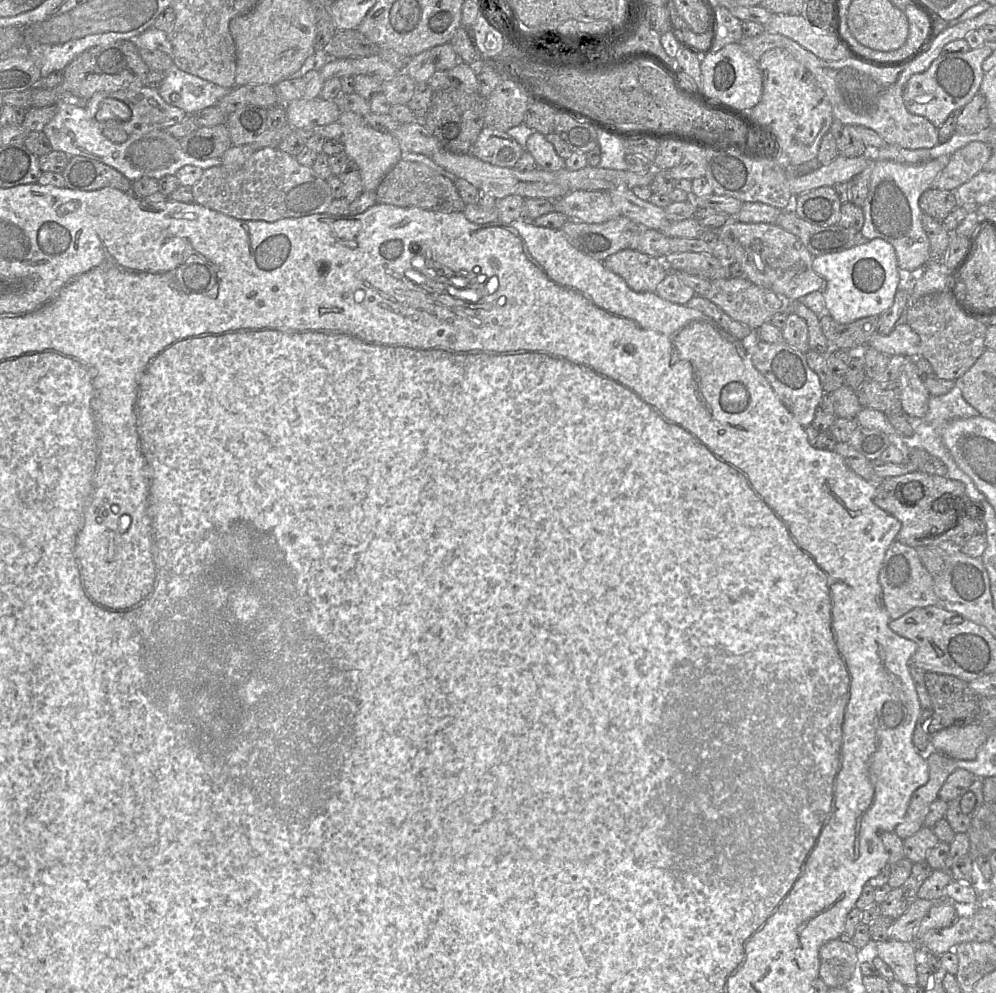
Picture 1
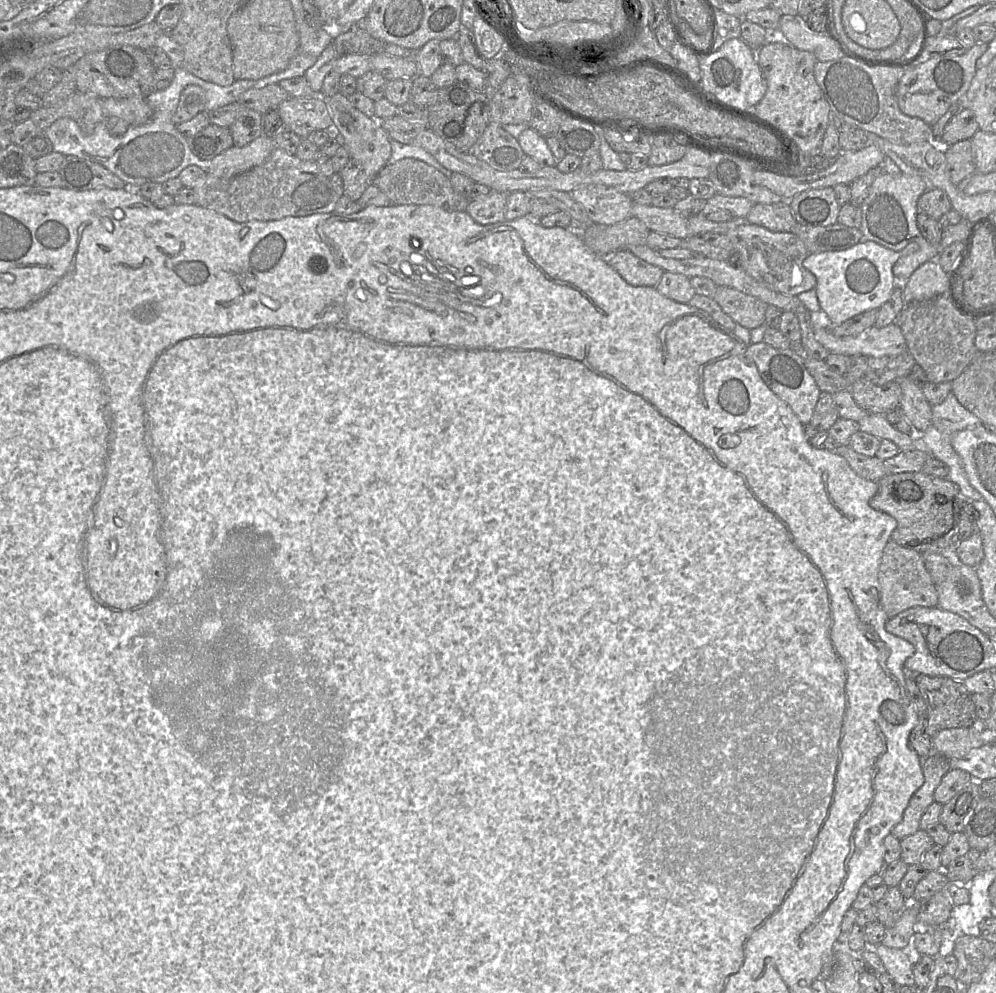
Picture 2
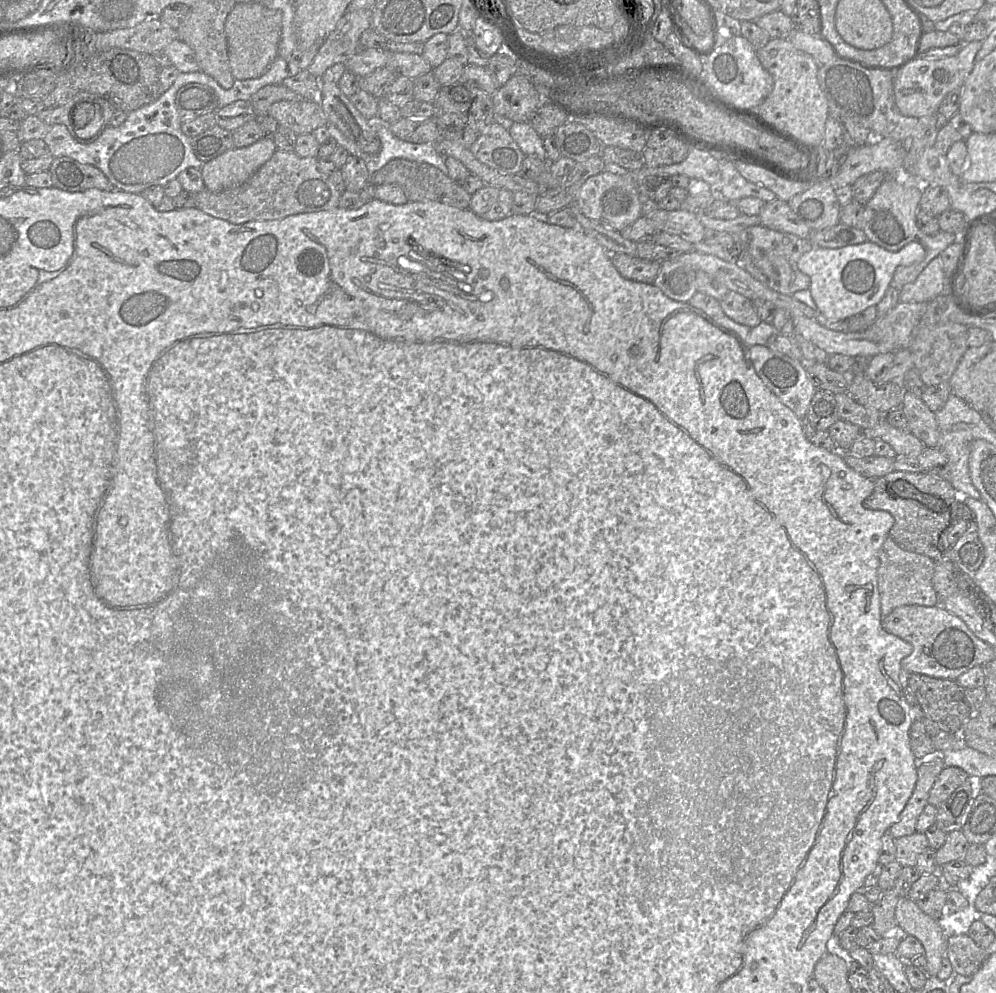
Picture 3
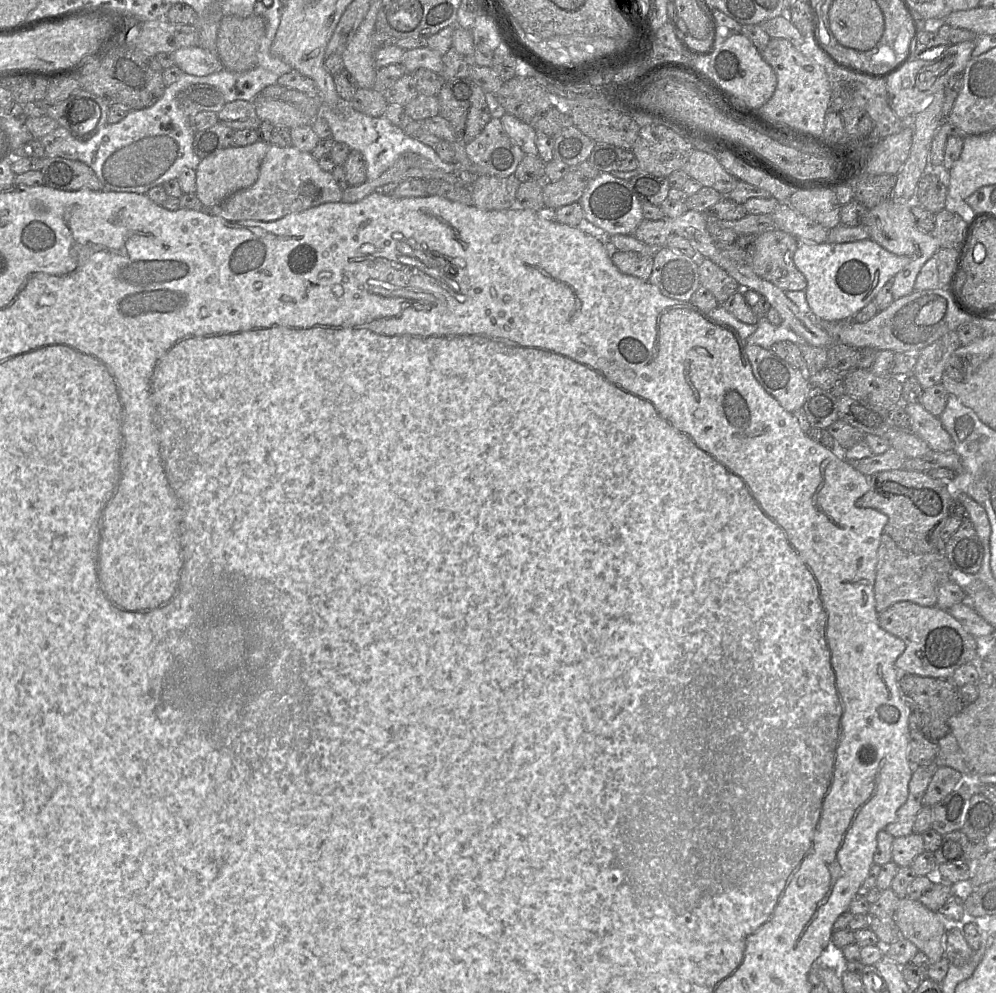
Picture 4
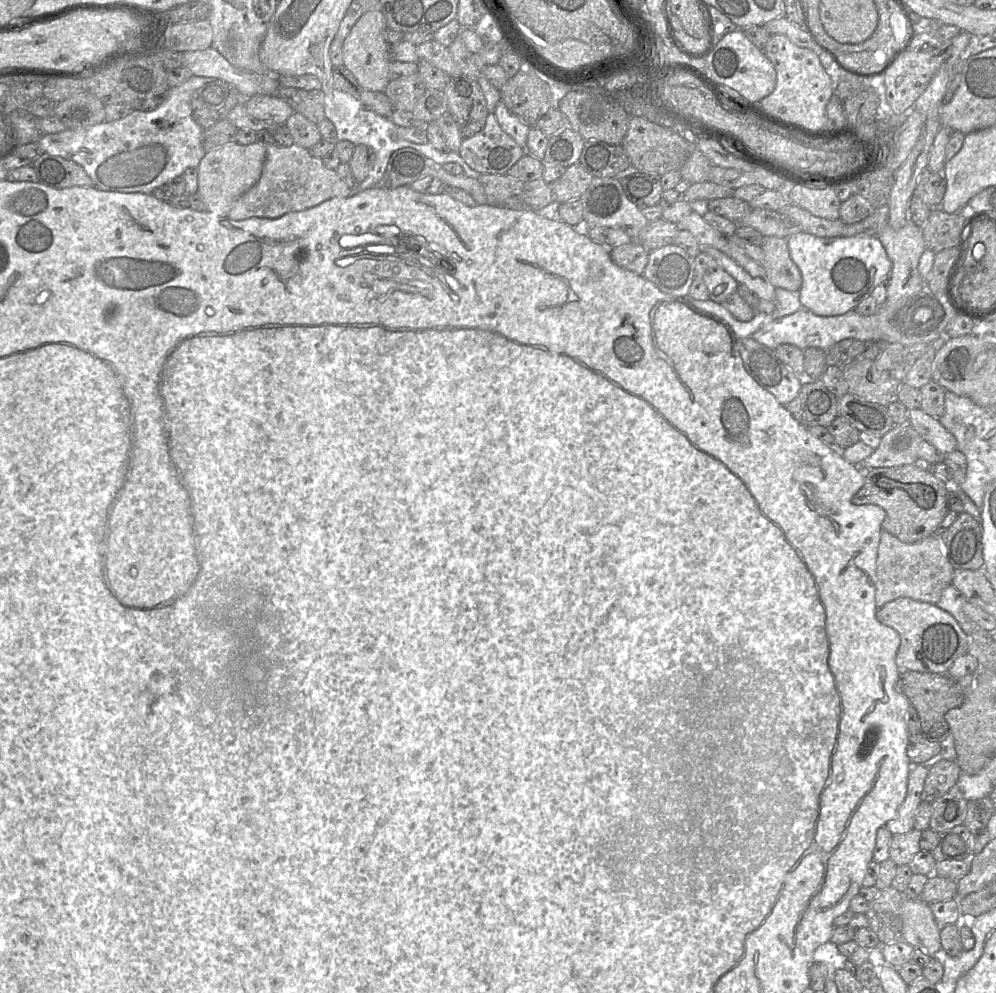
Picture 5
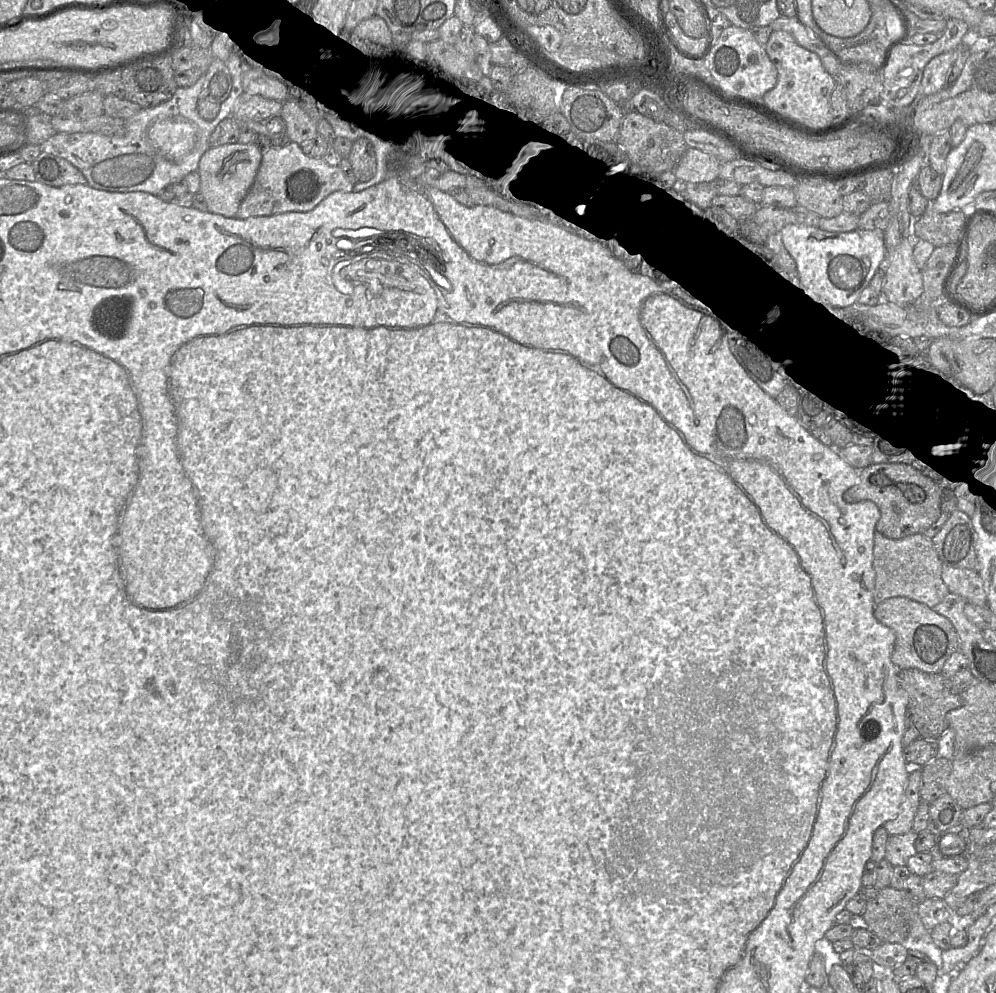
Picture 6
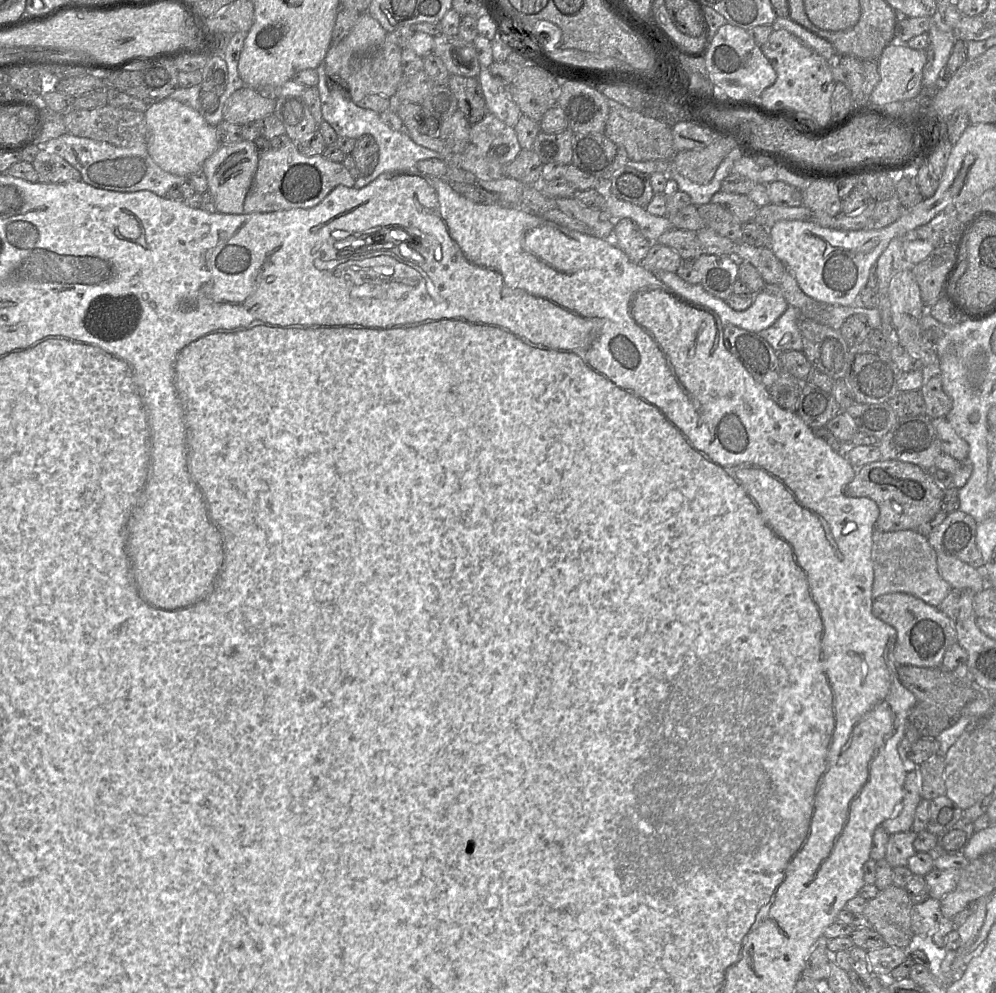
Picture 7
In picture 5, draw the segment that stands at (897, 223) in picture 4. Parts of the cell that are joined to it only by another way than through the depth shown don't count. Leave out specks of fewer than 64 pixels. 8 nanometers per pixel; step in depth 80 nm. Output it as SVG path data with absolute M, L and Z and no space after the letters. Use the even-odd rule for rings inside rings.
M910 220L899 230L885 225L876 237L892 263L887 280L887 300L915 296L926 288L925 280L918 272L919 259L927 248L922 229Z

